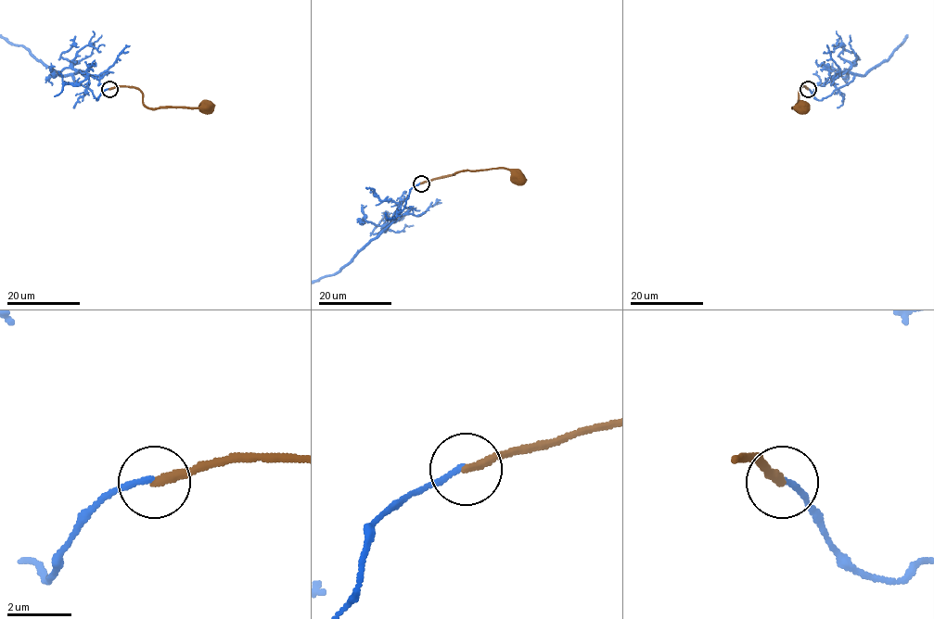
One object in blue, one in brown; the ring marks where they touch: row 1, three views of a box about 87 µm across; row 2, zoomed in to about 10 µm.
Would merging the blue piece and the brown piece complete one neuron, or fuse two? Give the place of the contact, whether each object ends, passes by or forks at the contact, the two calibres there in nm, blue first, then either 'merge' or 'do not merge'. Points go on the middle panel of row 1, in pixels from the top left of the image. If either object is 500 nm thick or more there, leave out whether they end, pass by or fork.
at (421, 183); blue ends there; brown ends there; 190 nm thick on the blue side, 280 nm on the other; do not merge

